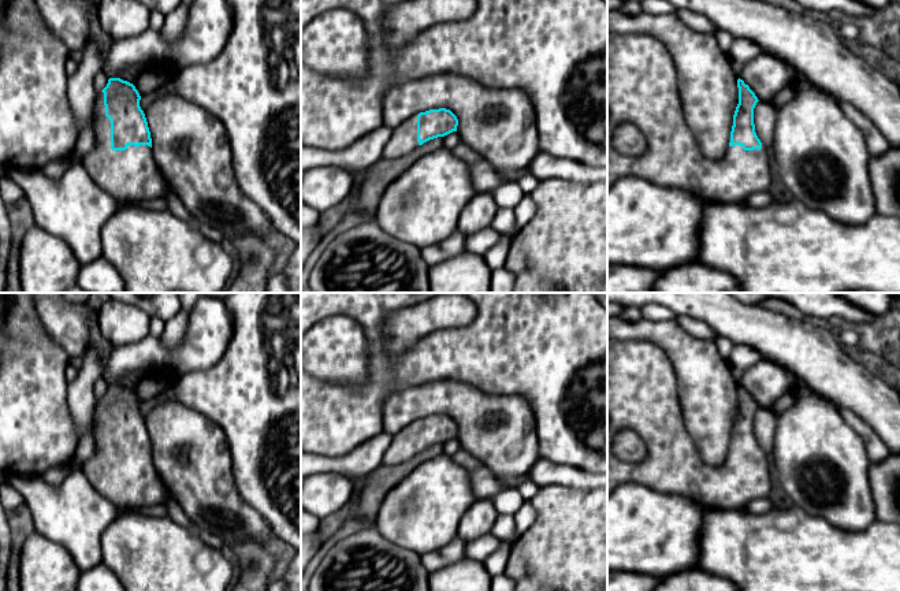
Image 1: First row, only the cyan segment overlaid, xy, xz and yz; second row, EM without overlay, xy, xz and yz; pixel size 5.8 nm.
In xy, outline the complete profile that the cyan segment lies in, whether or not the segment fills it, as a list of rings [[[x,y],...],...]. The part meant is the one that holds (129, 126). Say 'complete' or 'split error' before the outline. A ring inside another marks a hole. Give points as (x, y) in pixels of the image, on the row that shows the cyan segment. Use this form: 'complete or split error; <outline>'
split error; [[[301,0],[227,3],[233,11],[233,30],[215,59],[183,67],[171,82],[144,96],[127,81],[108,79],[96,100],[96,146],[82,157],[82,164],[96,186],[109,193],[119,204],[164,198],[171,187],[155,161],[145,111],[156,98],[175,93],[207,109],[227,127],[234,176],[239,189],[267,213],[276,233],[301,245]]]

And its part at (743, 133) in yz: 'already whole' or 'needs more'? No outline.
needs more

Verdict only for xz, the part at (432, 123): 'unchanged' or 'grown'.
grown

